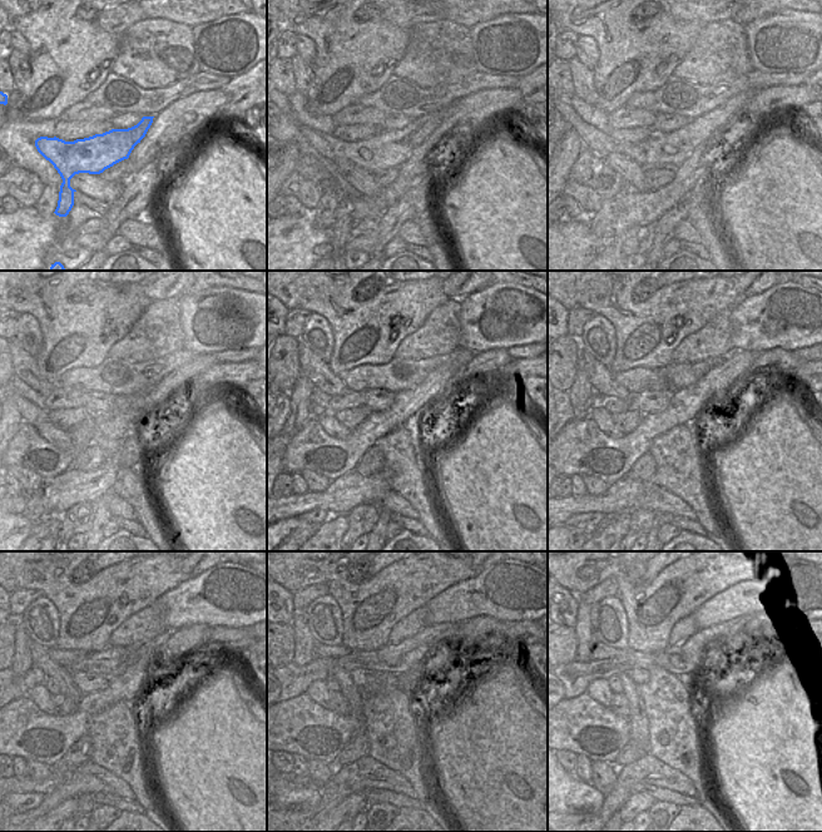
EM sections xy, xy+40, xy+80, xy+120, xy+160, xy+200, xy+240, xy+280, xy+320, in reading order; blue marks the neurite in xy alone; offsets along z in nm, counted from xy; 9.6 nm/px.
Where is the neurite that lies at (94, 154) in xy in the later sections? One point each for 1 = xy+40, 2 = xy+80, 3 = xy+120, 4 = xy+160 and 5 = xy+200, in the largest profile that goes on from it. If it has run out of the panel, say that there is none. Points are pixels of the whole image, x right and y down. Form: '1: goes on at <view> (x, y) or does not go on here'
1: goes on at xy+40 (390, 148)
2: goes on at xy+80 (671, 149)
3: goes on at xy+120 (117, 427)
4: goes on at xy+160 (488, 362)
5: goes on at xy+200 (776, 360)

